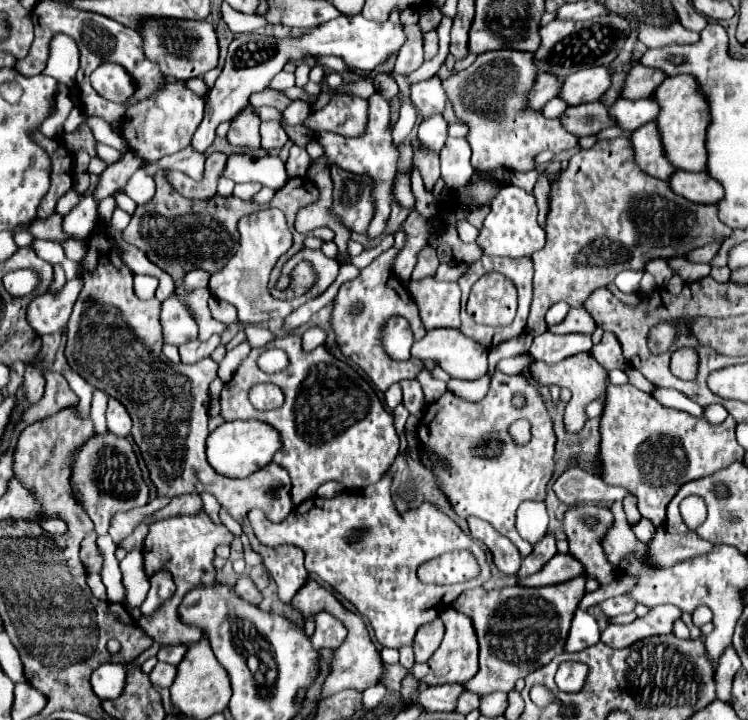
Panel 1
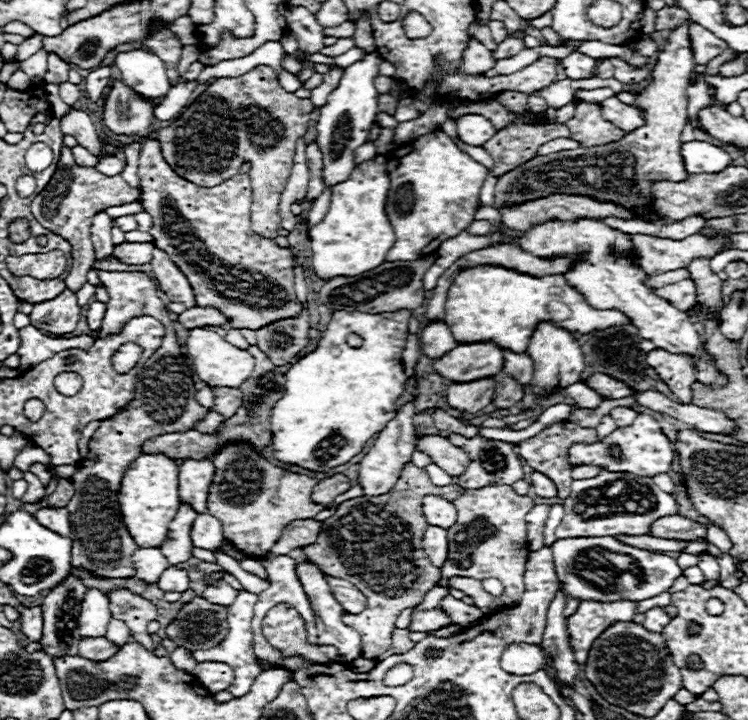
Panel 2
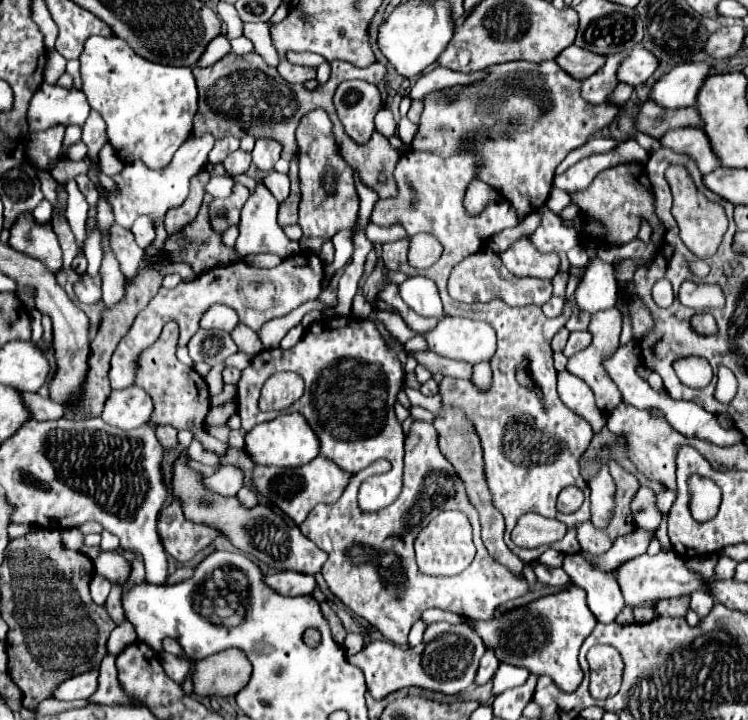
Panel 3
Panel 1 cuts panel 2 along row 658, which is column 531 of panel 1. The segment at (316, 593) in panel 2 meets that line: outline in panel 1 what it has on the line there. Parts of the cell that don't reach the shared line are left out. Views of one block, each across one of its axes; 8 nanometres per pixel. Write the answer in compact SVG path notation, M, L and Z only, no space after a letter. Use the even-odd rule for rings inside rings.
M544 332L534 338L530 354L534 360L546 362L546 364L556 364L574 354L590 352L590 348L592 348L592 340L588 334L556 336L552 332Z

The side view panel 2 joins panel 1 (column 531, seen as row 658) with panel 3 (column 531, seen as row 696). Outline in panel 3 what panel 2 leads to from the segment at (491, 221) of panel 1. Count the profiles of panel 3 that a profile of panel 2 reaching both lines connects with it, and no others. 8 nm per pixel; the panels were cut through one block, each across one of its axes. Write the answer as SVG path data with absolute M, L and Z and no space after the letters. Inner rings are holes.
M542 206L537 211L542 212L542 224L534 234L530 234L530 240L538 246L538 250L562 254L580 244L578 232L574 228L566 228L562 220L548 210L548 206Z

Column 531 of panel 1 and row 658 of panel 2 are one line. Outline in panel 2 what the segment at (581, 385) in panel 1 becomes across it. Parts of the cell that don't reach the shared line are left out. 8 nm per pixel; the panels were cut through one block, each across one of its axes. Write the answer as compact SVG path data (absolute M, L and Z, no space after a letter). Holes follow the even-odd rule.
M412 462L404 466L394 488L382 496L358 496L346 500L338 510L322 522L318 540L304 550L306 558L318 564L326 574L334 578L346 578L354 582L368 598L368 608L360 614L344 614L344 624L352 626L362 636L364 658L374 660L392 644L392 630L398 614L406 608L422 604L428 590L438 586L440 568L434 568L422 548L422 530L426 520L422 516L422 498L428 494L456 500L464 488L460 484L434 486L424 468L416 468Z

